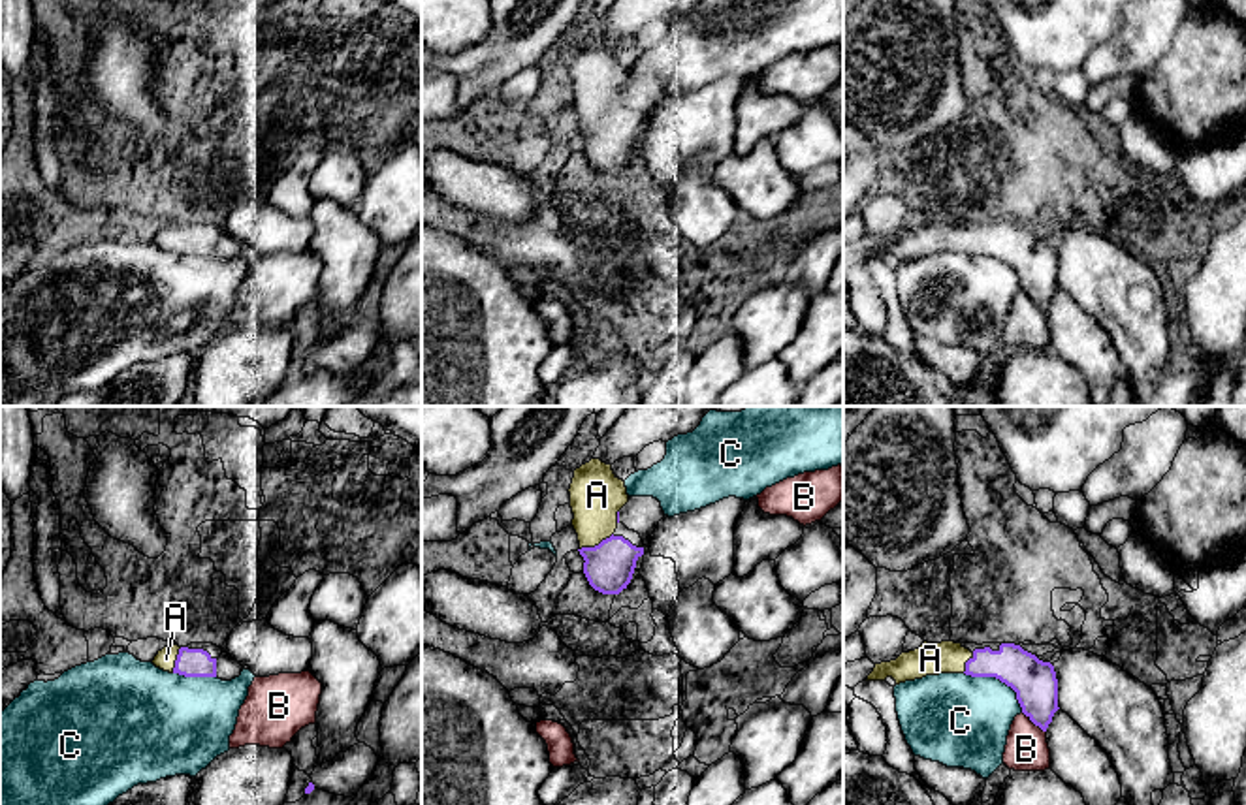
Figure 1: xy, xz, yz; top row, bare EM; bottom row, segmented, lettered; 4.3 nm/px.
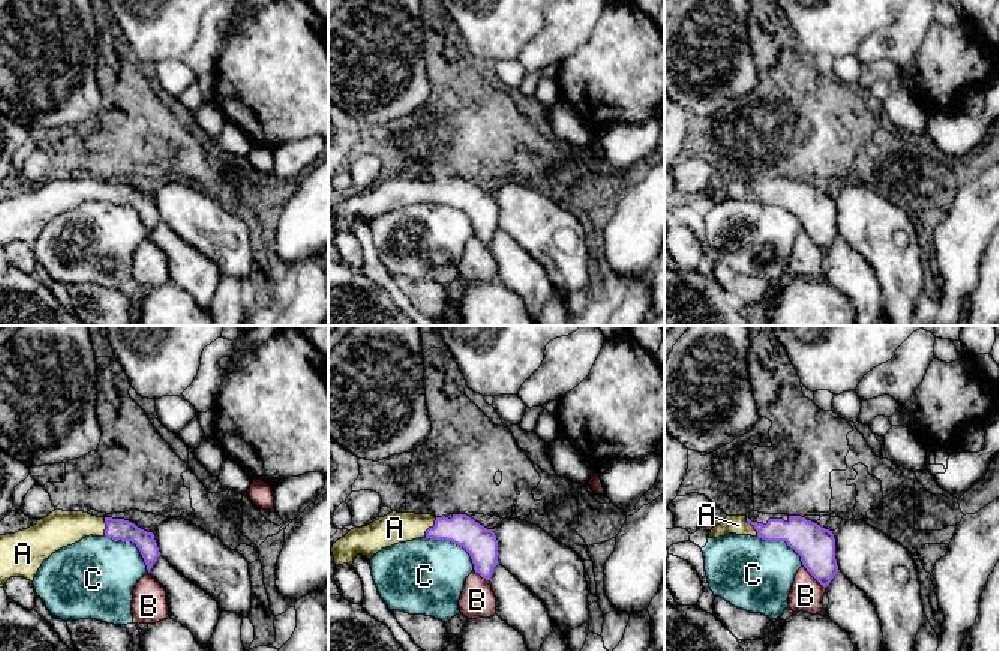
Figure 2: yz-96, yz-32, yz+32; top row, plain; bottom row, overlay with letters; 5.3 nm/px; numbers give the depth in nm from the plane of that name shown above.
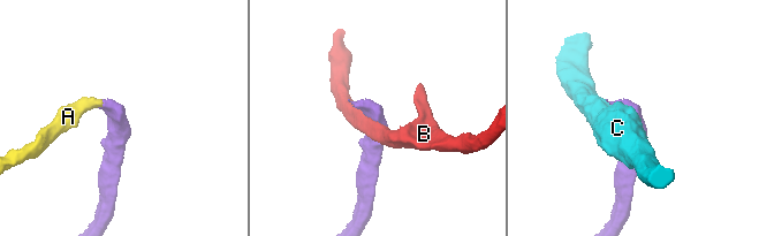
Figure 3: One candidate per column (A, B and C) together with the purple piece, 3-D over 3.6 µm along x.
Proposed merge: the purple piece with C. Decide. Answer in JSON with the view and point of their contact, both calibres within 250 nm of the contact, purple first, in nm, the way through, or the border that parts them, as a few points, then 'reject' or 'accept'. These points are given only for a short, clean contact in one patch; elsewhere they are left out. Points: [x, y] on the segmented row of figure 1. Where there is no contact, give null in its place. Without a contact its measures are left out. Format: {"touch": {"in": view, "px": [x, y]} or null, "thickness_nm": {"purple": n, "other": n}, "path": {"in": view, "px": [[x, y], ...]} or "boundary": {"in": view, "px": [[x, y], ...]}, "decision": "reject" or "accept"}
{"touch": {"in": "yz", "px": [1000, 679]}, "thickness_nm": {"purple": 190, "other": 400}, "boundary": {"in": "yz", "px": [[964, 672], [992, 676], [1004, 681], [1015, 693], [1022, 711]]}, "decision": "reject"}

